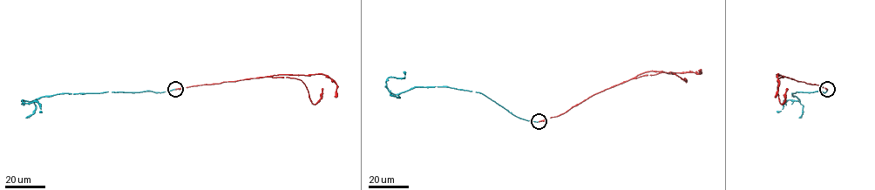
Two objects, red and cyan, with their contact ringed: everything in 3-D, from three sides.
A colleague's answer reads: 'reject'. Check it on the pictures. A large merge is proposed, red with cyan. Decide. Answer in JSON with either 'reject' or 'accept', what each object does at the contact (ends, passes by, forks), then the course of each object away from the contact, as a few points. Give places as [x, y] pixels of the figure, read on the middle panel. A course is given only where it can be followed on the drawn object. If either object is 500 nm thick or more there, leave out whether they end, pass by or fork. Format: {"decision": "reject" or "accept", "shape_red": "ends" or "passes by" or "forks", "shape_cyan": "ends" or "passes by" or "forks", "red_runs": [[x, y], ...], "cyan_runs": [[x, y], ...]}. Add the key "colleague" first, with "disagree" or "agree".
{"colleague": "agree", "decision": "reject", "shape_red": "ends", "shape_cyan": "ends", "red_runs": [[539, 121], [564, 113], [596, 93], [646, 71], [701, 73], [700, 69]], "cyan_runs": [[539, 121], [520, 118], [476, 91], [426, 86], [391, 93], [386, 80], [390, 77], [403, 78], [403, 71]]}

